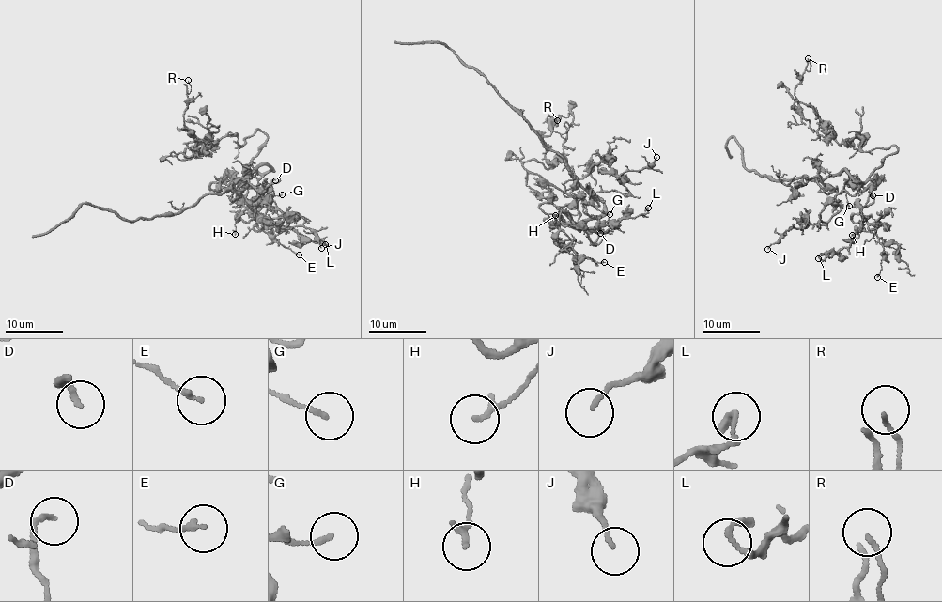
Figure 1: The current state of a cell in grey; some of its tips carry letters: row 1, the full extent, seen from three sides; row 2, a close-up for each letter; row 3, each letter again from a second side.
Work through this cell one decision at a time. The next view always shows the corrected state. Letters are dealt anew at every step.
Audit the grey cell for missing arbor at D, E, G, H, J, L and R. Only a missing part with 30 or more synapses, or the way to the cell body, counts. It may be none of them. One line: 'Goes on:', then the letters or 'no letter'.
Goes on: no letter

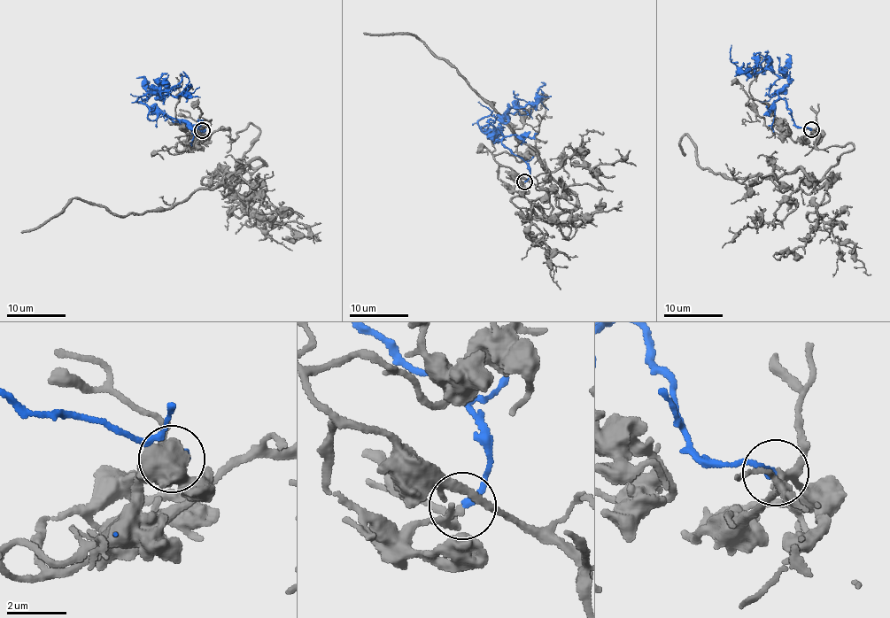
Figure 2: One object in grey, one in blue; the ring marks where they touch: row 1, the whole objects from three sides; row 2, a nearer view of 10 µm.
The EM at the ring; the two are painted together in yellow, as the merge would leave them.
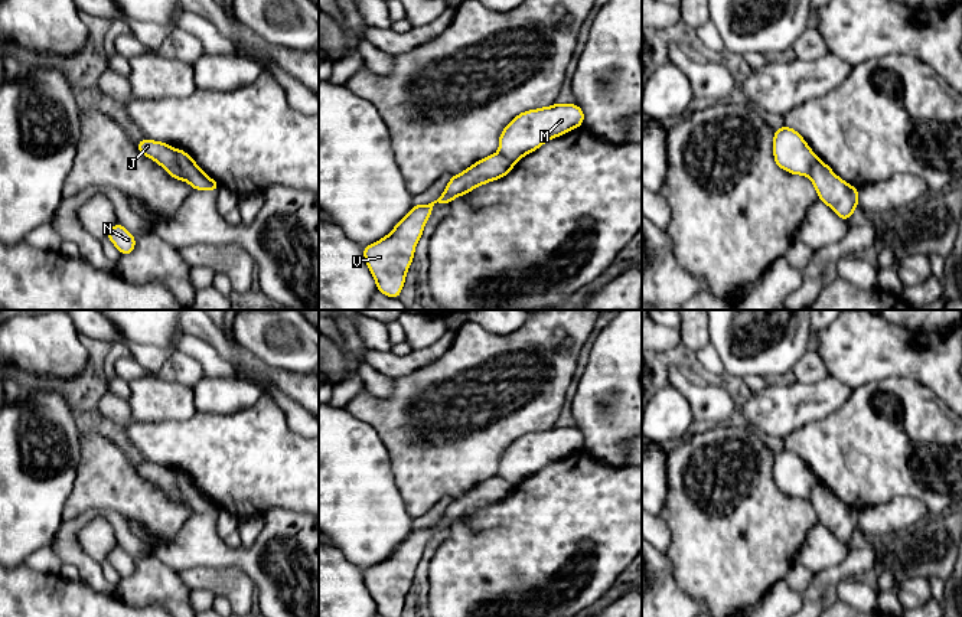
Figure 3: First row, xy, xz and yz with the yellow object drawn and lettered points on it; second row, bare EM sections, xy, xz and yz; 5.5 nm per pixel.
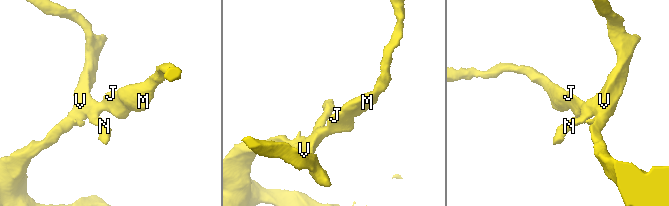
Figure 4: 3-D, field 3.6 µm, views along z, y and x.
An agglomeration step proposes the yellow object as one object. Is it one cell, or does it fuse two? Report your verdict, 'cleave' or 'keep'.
cleave

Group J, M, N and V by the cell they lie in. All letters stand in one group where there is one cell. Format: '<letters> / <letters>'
J N V / M

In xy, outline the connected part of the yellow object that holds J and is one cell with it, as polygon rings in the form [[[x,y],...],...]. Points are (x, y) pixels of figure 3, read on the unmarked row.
[[[141,463],[137,473],[159,486],[172,500],[185,503],[173,470],[162,464]]]

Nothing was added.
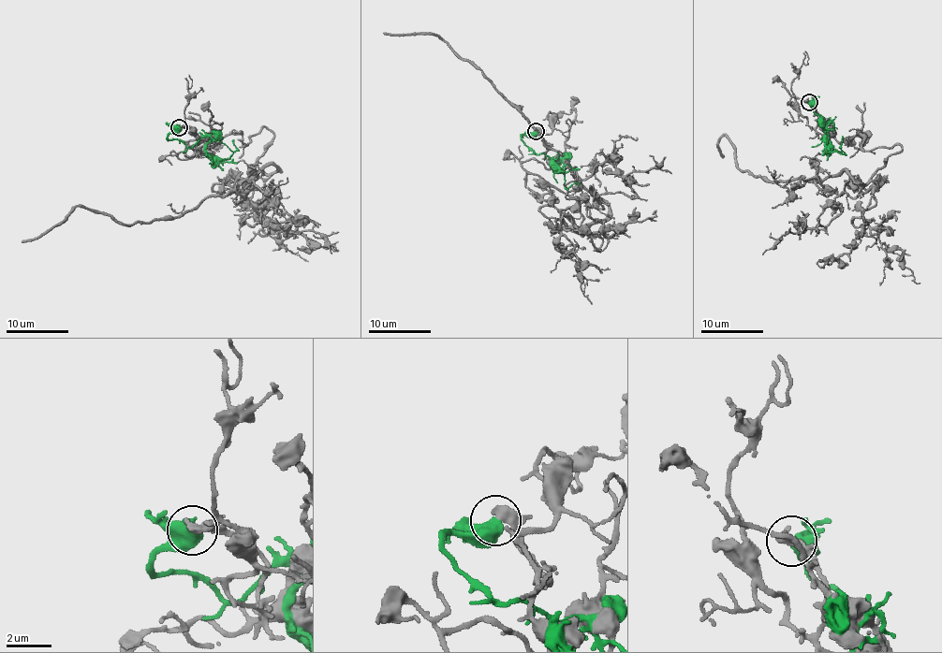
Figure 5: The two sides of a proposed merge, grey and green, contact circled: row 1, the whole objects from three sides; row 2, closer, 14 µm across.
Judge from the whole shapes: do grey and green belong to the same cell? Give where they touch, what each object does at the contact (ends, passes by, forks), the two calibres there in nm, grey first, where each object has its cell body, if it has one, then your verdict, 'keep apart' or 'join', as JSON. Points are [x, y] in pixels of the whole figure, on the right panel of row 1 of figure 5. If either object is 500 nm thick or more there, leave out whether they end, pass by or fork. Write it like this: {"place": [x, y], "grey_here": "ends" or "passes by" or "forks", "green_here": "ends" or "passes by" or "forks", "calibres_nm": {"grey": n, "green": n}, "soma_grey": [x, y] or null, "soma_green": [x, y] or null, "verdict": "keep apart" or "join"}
{"place": [809, 102], "calibres_nm": {"grey": 360, "green": 700}, "soma_grey": null, "soma_green": null, "verdict": "keep apart"}

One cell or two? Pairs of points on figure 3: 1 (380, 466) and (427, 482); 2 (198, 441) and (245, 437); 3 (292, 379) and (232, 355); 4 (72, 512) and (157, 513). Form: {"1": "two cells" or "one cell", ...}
{"1": "two cells", "2": "one cell", "3": "one cell", "4": "one cell"}

